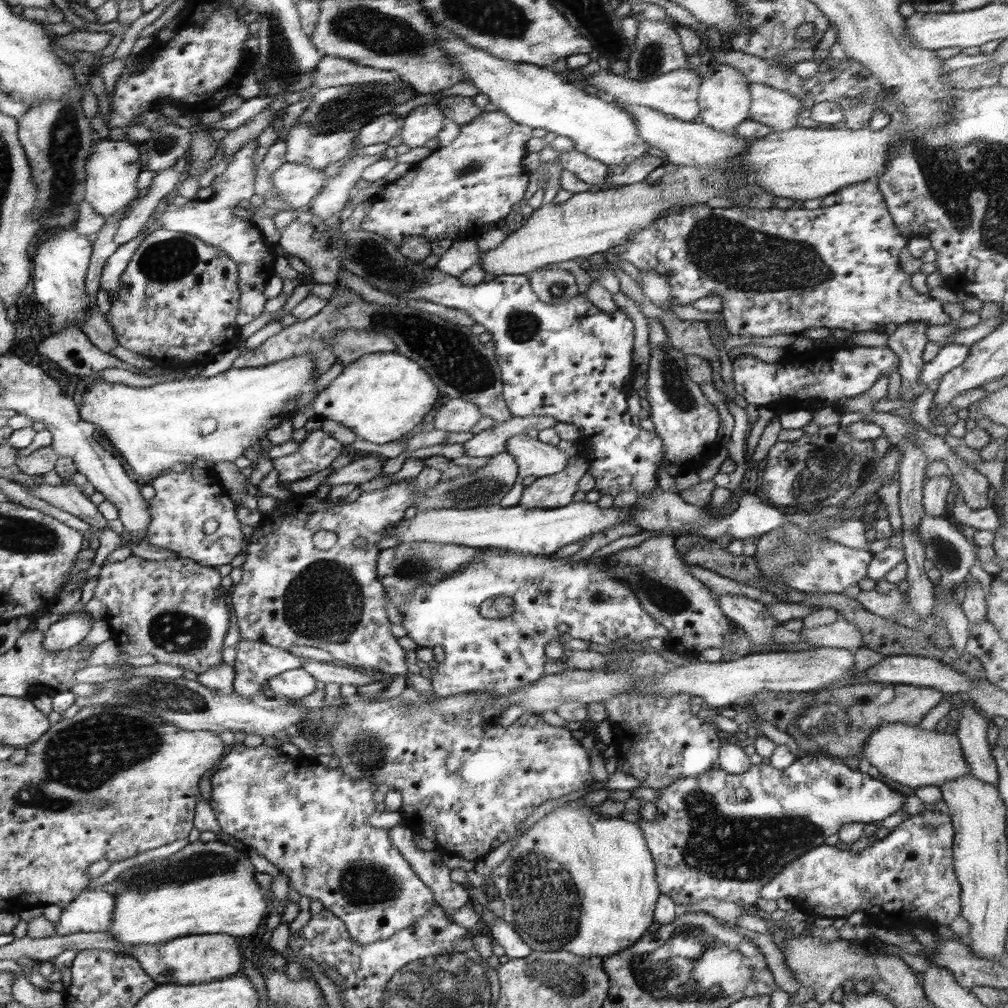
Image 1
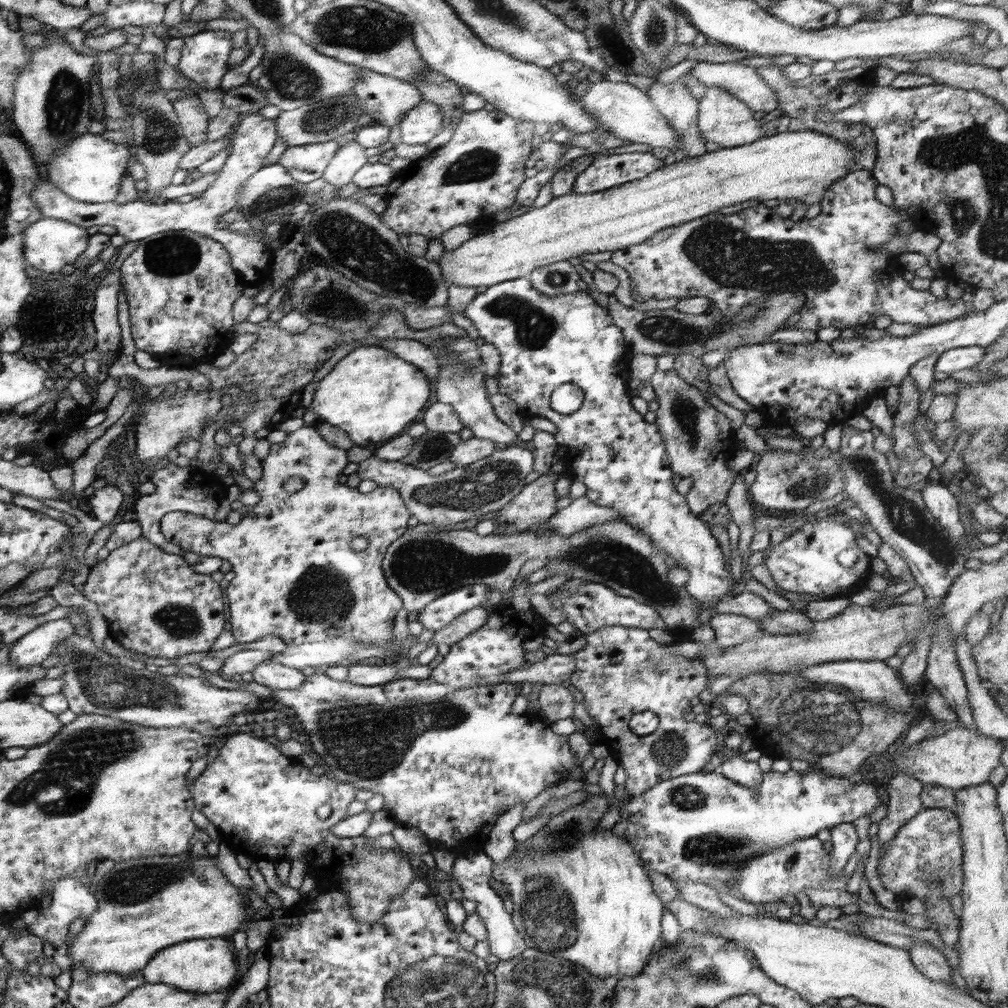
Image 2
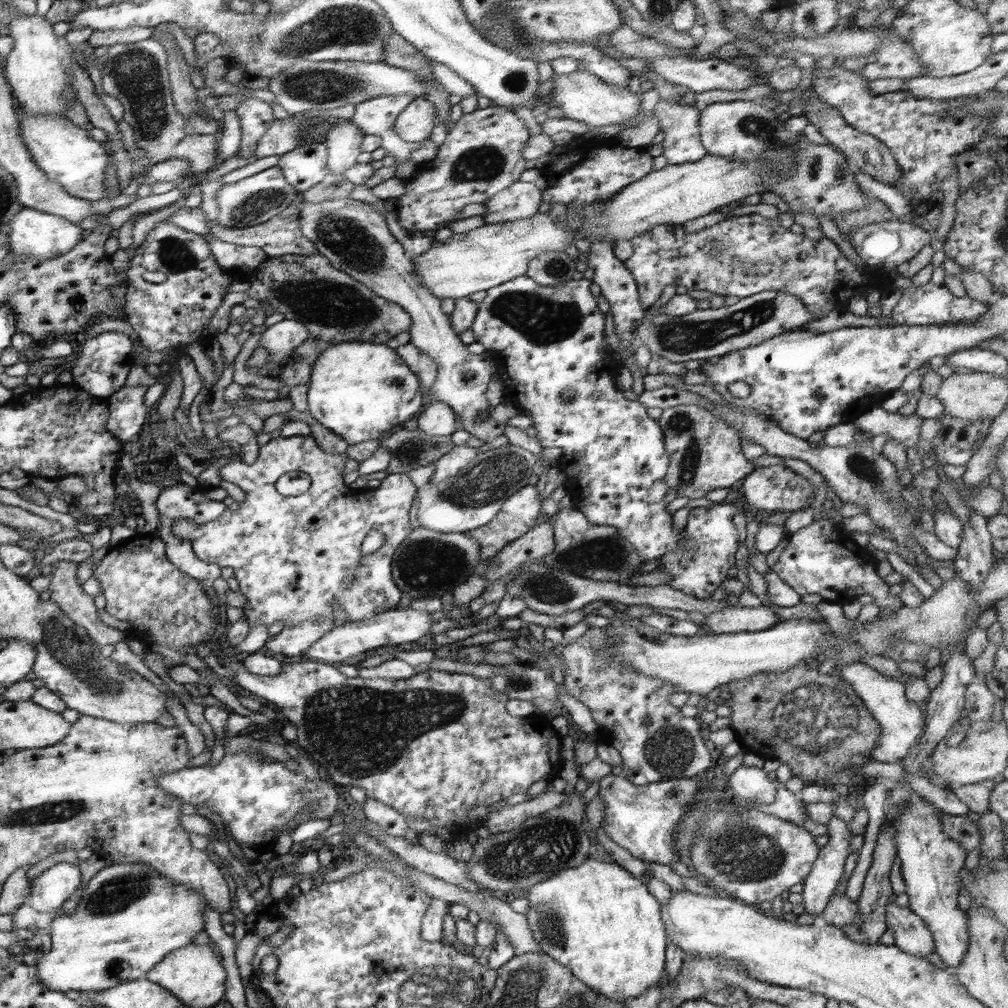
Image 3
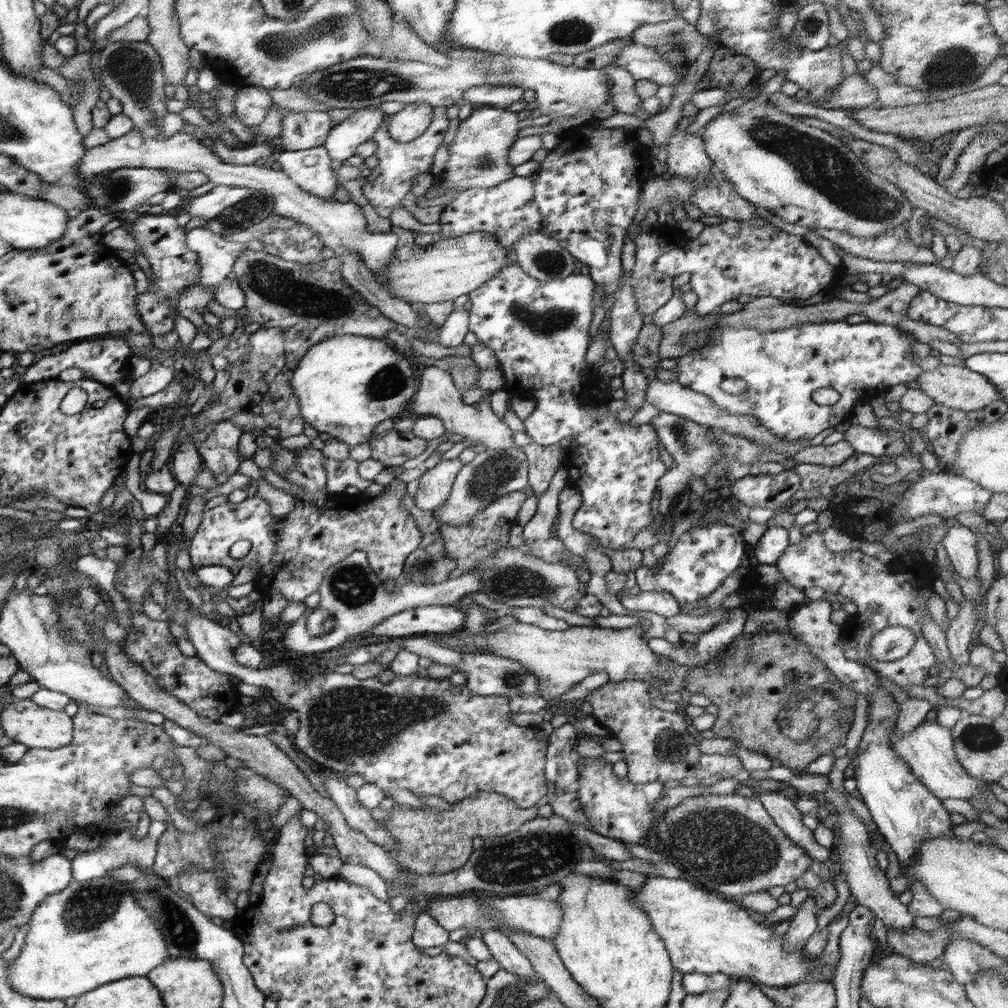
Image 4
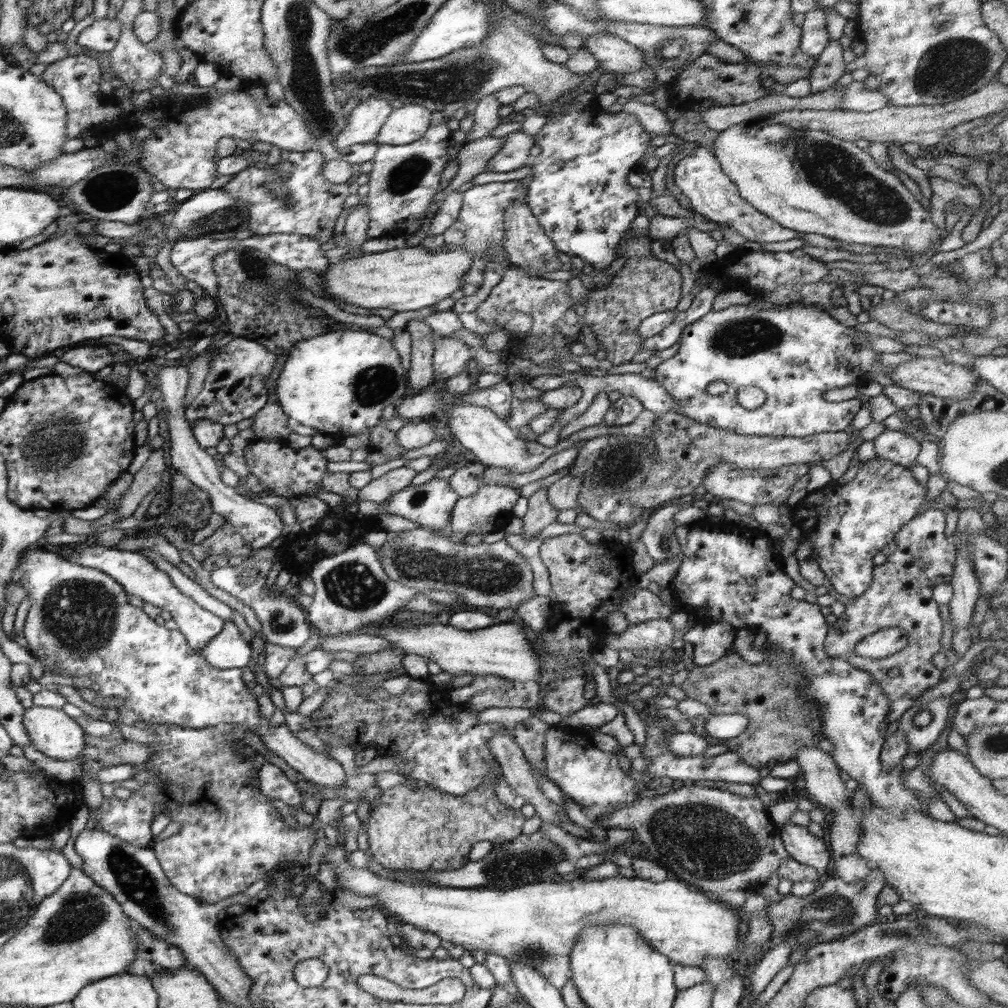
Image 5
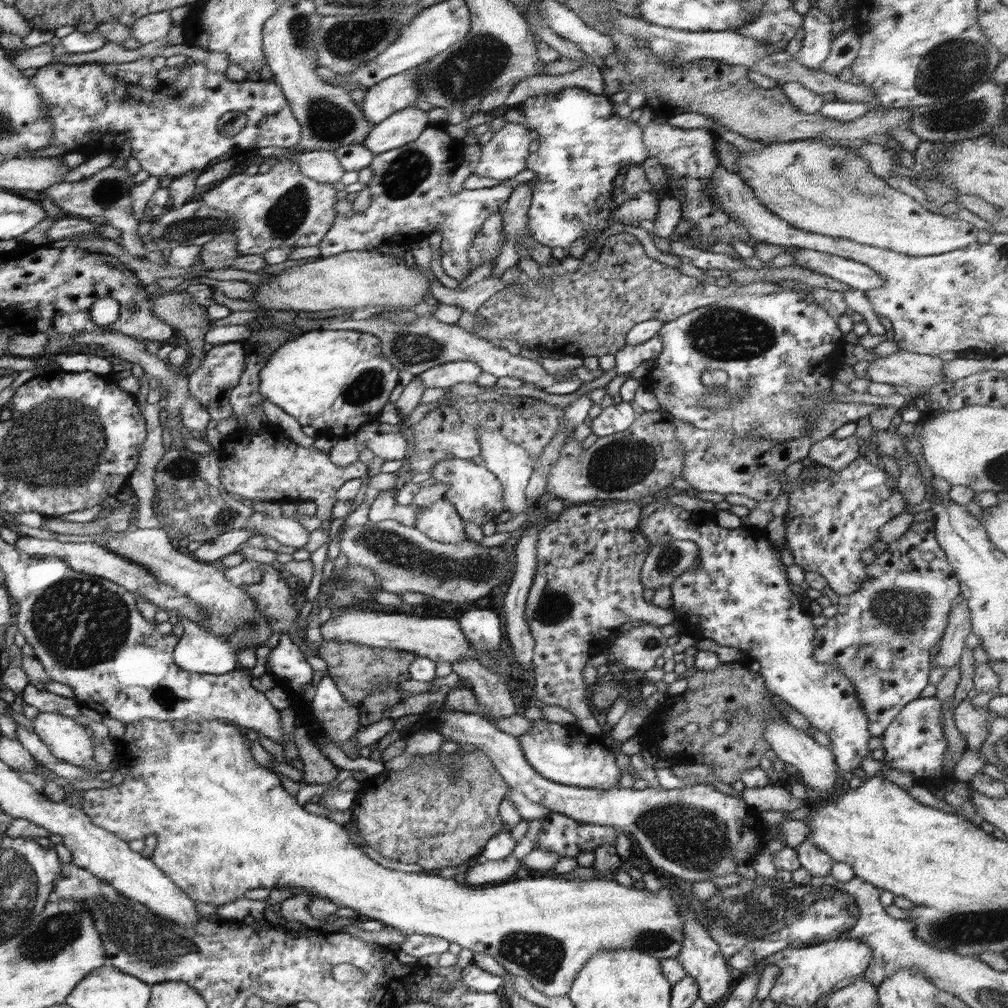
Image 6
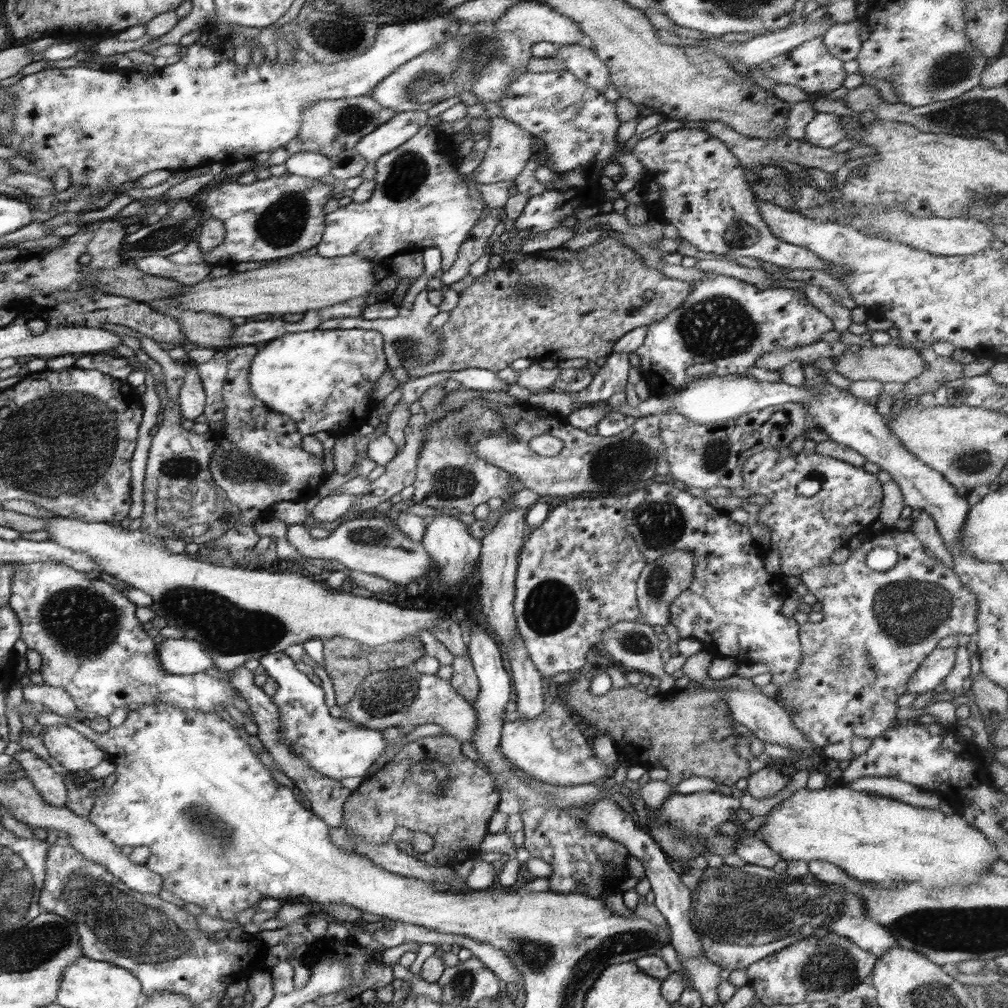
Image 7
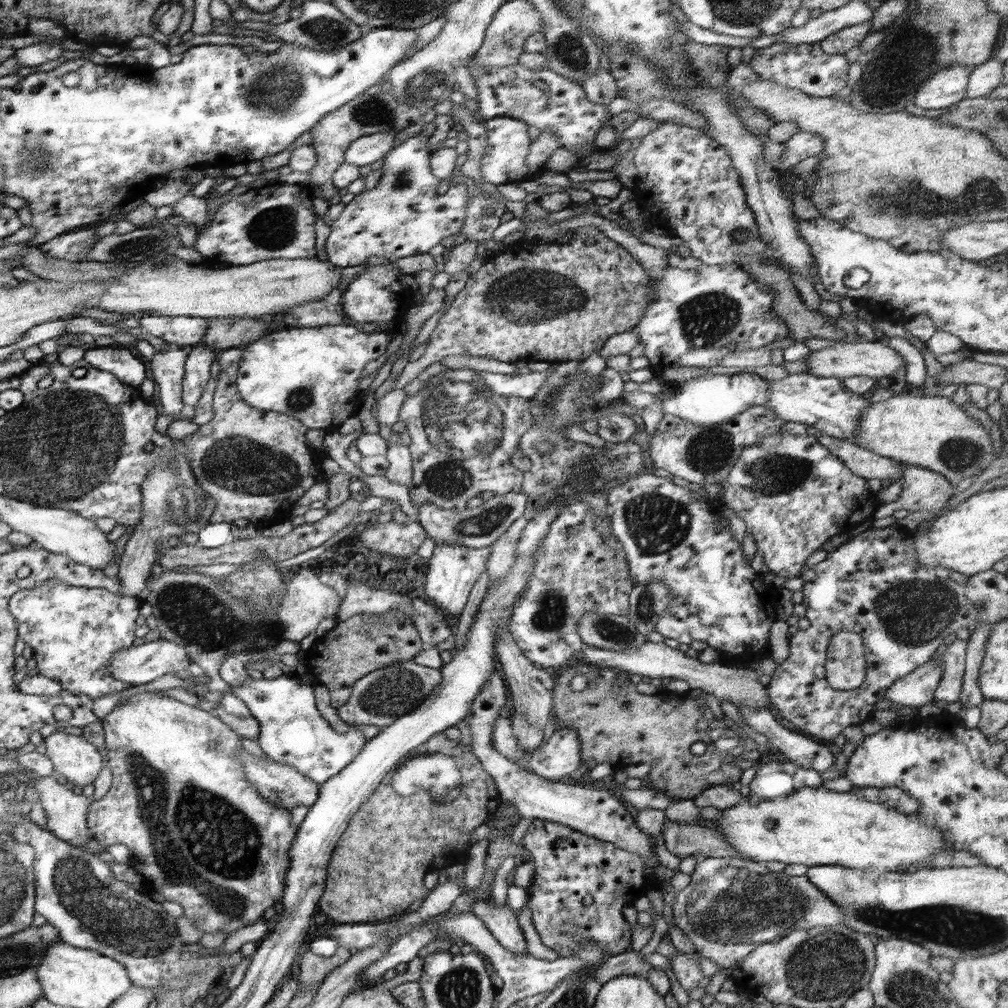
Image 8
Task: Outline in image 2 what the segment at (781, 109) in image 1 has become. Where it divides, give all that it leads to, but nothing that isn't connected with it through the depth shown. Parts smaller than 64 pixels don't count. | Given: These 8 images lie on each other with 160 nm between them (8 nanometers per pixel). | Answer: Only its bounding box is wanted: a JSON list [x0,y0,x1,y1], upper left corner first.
[688,61,778,113]

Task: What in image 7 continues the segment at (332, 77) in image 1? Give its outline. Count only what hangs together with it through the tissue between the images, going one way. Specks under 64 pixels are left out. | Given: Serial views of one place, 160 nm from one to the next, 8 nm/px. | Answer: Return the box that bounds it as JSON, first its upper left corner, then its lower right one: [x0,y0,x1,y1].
[315,125,485,270]

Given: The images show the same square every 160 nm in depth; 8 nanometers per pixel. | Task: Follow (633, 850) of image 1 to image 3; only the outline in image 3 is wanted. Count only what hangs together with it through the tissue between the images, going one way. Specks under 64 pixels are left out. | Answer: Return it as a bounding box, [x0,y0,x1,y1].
[526,856,668,1002]

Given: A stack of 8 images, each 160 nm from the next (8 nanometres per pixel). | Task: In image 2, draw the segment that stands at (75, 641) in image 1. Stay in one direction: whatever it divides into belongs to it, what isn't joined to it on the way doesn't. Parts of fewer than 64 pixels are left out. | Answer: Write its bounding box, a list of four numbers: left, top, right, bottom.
[10,619,75,667]

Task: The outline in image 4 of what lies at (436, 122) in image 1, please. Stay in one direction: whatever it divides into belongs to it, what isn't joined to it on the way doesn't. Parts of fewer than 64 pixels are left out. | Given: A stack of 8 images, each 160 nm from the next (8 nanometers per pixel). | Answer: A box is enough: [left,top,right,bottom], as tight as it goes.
[388,103,433,143]

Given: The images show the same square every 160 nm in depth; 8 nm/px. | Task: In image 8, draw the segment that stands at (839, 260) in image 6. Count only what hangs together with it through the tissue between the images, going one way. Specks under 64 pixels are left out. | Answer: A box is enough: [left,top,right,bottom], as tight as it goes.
[632,123,771,266]

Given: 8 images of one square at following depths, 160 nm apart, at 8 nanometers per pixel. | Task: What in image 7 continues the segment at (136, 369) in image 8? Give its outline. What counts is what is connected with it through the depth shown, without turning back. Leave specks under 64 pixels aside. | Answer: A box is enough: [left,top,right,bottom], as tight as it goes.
[73,353,134,381]

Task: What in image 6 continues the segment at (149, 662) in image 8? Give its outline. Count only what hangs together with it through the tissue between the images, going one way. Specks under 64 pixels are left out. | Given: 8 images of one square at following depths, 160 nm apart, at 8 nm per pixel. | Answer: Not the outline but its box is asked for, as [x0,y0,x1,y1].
[167,611,239,675]

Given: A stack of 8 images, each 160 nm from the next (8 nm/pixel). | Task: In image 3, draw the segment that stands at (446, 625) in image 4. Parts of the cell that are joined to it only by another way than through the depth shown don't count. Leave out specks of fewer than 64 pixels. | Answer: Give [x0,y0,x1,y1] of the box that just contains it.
[304,608,434,664]

